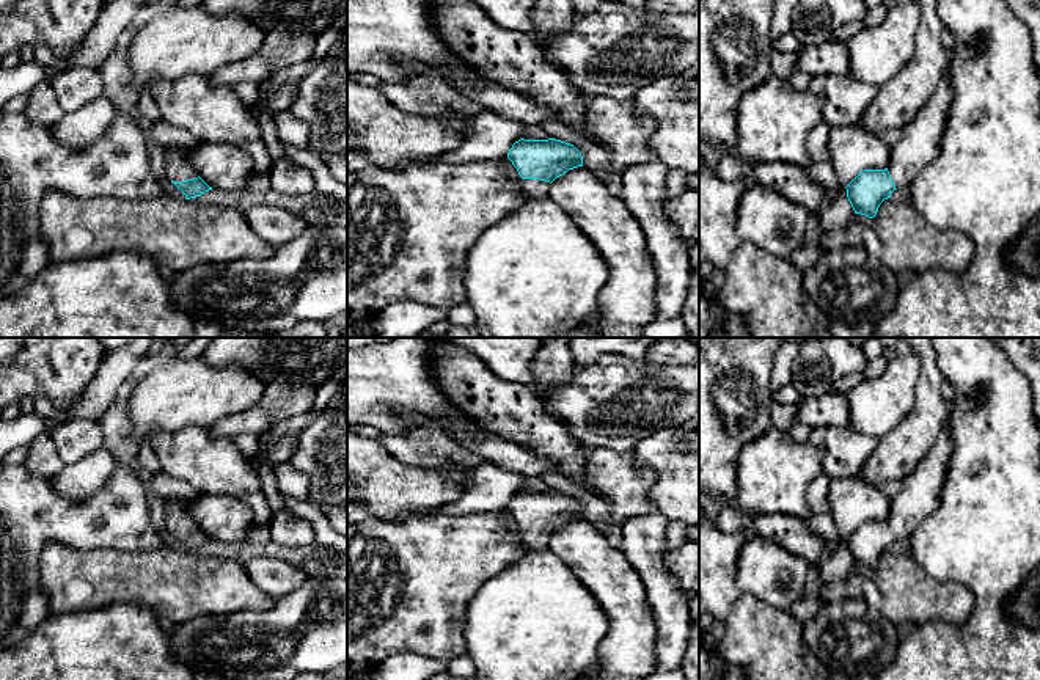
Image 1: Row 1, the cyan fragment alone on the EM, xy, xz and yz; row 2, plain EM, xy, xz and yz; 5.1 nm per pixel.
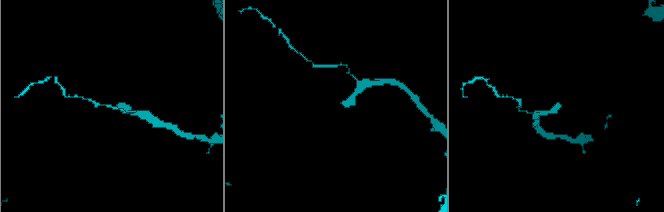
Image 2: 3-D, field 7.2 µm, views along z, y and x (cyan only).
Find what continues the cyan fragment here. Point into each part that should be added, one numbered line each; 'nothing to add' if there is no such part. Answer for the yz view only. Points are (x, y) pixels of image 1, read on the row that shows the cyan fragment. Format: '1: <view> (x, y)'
1: yz (919, 145)

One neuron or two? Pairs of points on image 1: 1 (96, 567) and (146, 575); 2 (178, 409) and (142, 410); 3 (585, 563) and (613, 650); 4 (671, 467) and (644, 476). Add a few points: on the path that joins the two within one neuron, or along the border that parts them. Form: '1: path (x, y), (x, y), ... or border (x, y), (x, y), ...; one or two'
1: path (109, 572), (112, 575), (134, 575); one
2: path (168, 409), (151, 410); one
3: path (607, 584), (619, 597), (619, 628); one
4: border (632, 451), (655, 473), (655, 511); two

